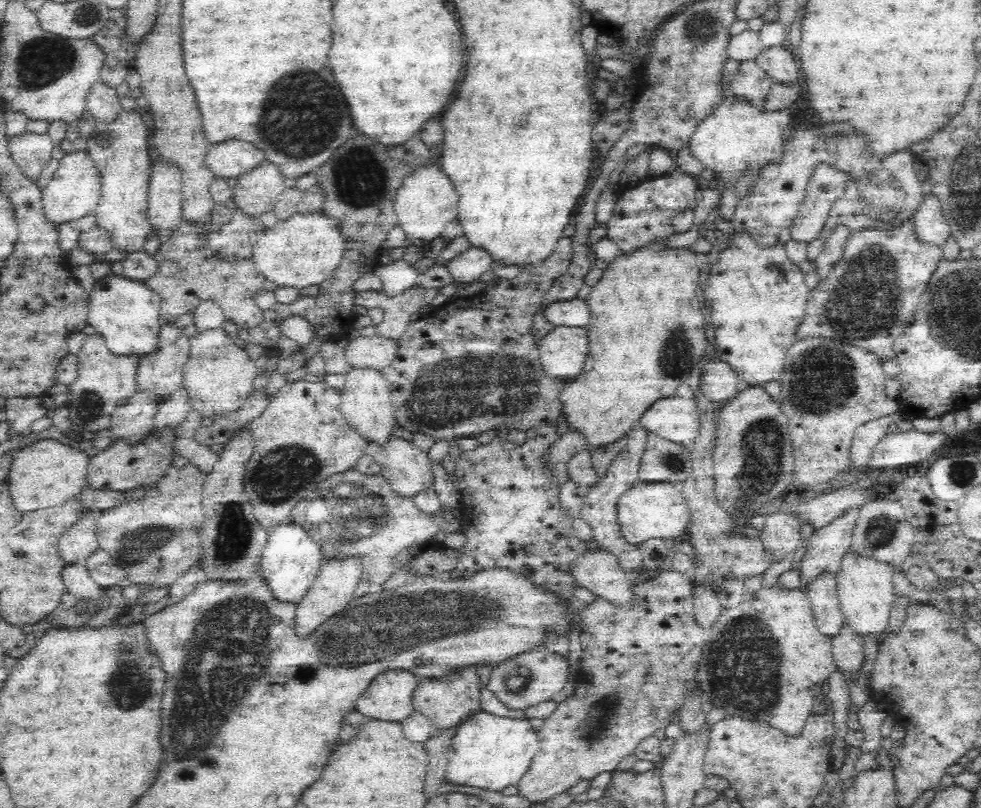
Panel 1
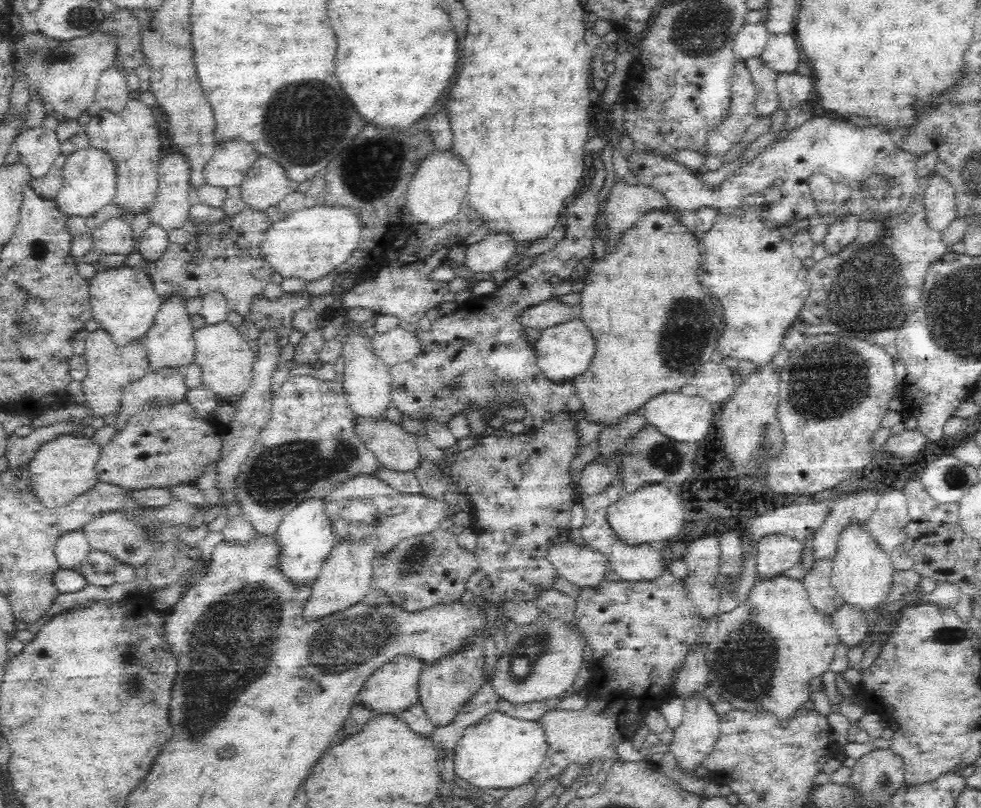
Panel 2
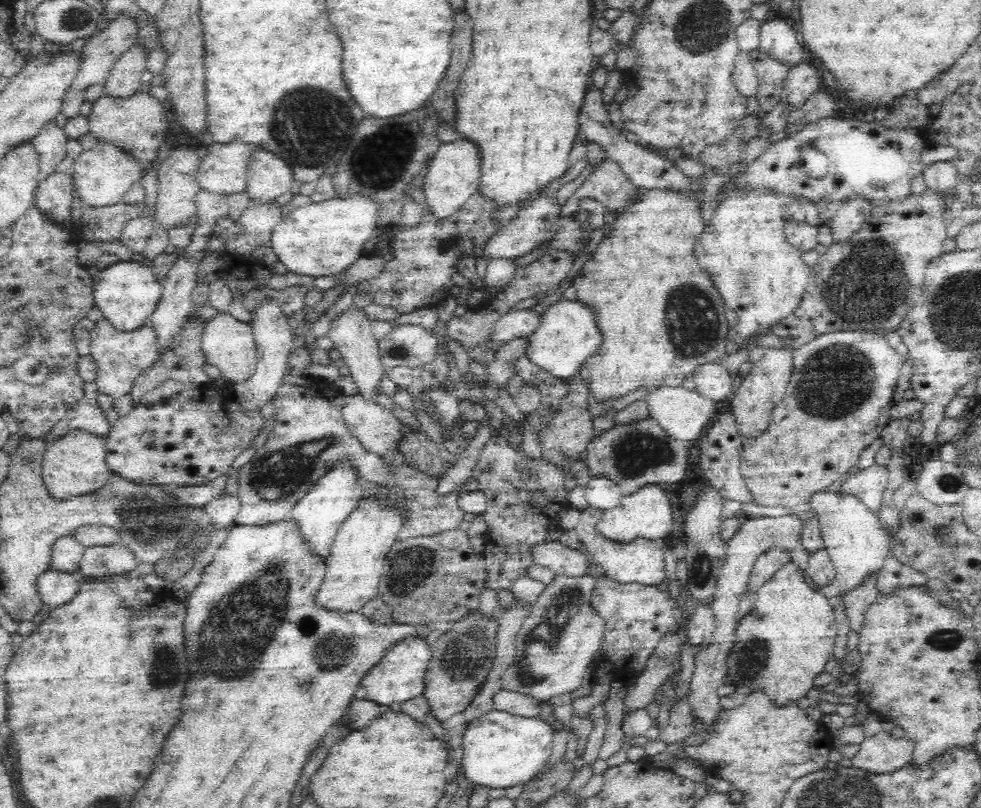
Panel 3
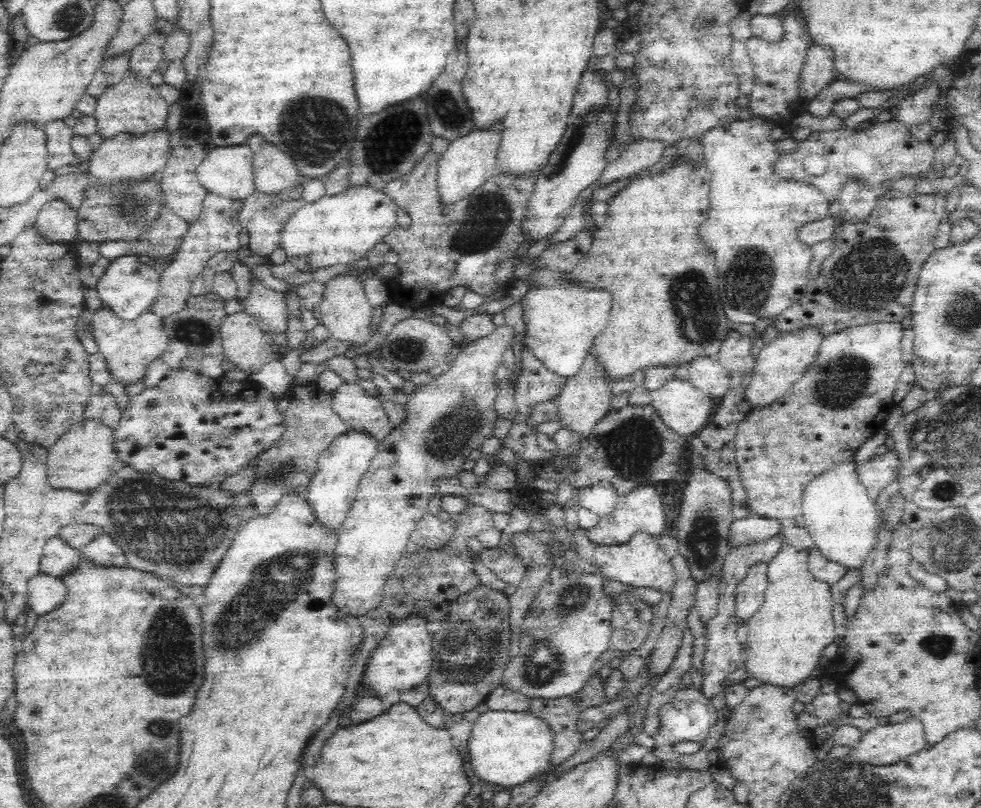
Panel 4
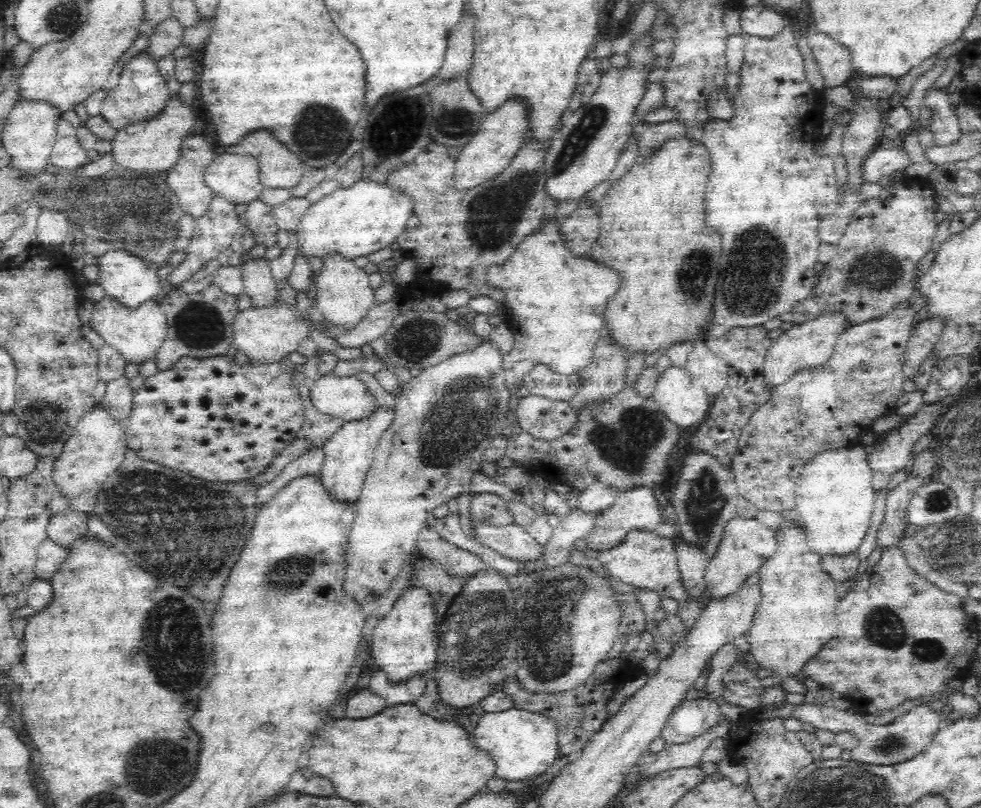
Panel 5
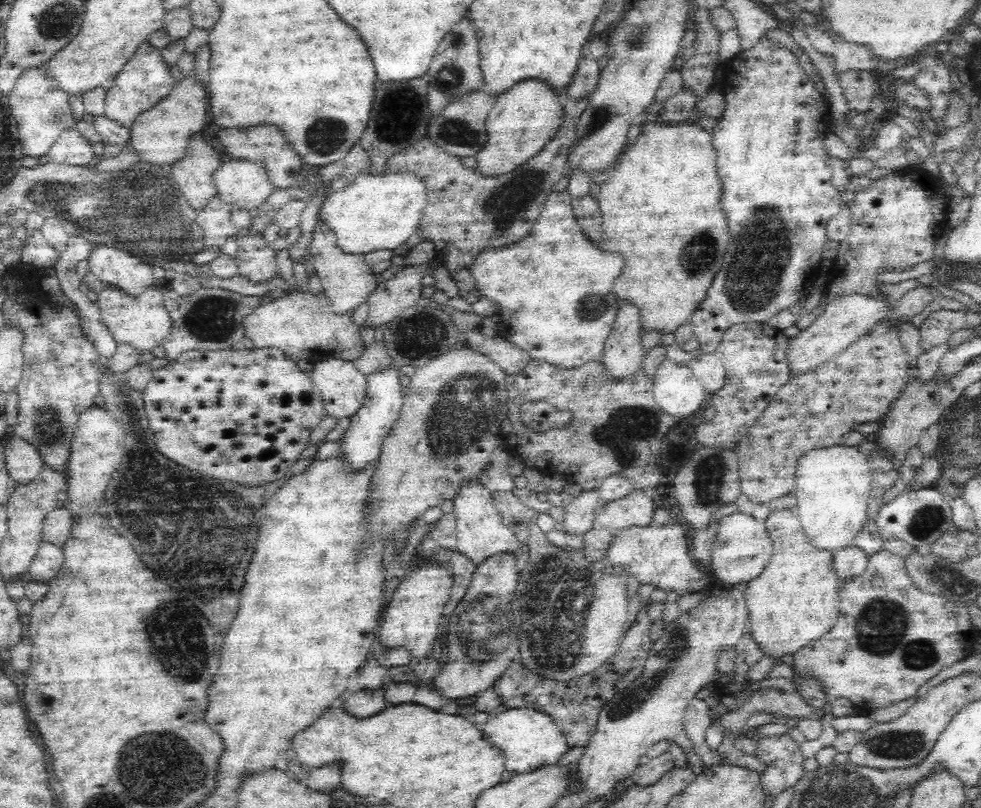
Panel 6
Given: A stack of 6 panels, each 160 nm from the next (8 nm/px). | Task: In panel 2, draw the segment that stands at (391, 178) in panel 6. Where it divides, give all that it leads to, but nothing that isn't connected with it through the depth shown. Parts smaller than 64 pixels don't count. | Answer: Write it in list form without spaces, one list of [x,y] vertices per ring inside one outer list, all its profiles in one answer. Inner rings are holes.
[[[304,206],[294,214],[272,222],[260,244],[260,255],[273,272],[282,278],[298,278],[302,282],[314,282],[326,277],[357,249],[361,226],[347,208]]]

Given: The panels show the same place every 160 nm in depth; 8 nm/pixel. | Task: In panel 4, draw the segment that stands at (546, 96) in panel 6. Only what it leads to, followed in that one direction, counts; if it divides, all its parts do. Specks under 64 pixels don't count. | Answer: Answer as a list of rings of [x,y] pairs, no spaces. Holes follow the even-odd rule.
[[[496,125],[488,130],[472,129],[463,137],[450,140],[448,148],[437,158],[436,190],[442,204],[451,205],[470,196],[476,188],[496,175],[495,158],[500,137],[501,126]]]

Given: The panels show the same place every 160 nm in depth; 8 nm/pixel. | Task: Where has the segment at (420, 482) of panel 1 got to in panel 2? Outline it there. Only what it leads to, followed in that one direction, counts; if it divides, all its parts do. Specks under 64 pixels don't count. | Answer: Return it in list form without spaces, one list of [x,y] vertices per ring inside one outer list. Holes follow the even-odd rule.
[[[386,417],[379,422],[355,418],[357,436],[373,453],[382,468],[394,472],[413,472],[421,466],[415,438]]]

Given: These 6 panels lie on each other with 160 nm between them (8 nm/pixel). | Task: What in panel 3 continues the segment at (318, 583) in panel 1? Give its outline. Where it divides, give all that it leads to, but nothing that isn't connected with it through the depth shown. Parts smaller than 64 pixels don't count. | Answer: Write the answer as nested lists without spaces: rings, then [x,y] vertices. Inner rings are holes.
[[[370,502],[354,508],[342,524],[328,558],[324,560],[325,576],[314,600],[318,608],[328,611],[358,611],[378,595],[377,588],[385,556],[397,540],[402,518],[401,514],[380,510]]]

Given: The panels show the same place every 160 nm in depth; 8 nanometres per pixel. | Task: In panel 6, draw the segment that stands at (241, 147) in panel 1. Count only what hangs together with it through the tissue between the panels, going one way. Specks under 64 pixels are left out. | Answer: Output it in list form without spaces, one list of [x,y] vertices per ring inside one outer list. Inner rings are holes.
[[[224,158],[221,165],[212,173],[217,195],[232,209],[250,210],[258,207],[272,192],[274,186],[269,183],[265,168],[259,161]]]

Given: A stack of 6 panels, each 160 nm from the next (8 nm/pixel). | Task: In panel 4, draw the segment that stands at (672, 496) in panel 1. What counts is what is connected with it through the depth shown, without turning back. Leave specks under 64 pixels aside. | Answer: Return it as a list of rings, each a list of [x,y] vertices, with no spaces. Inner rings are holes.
[[[640,486],[636,491],[620,497],[617,506],[608,516],[599,517],[599,521],[588,531],[588,537],[592,542],[601,545],[612,545],[630,542],[632,535],[638,531],[645,532],[654,538],[660,538],[664,534],[668,523],[664,506],[656,488],[652,486]]]

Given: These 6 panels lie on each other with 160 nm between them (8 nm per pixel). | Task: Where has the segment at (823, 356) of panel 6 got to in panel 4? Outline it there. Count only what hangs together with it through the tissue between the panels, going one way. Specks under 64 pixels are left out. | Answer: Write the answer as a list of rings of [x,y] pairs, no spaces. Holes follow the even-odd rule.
[[[811,326],[790,332],[790,334],[780,334],[764,346],[756,356],[753,366],[751,381],[747,389],[744,390],[743,404],[748,406],[750,411],[764,406],[774,404],[778,398],[783,397],[794,382],[798,382],[806,367],[812,362],[817,353],[820,341],[824,338],[816,329]]]

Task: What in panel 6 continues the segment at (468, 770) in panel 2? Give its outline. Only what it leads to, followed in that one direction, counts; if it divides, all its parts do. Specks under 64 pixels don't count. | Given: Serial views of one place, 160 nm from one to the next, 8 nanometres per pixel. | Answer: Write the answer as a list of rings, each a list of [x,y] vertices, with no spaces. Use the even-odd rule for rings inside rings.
[[[508,709],[494,718],[490,717],[484,724],[482,738],[490,746],[496,746],[504,752],[506,772],[515,776],[557,764],[560,757],[570,749],[555,722],[535,709]]]

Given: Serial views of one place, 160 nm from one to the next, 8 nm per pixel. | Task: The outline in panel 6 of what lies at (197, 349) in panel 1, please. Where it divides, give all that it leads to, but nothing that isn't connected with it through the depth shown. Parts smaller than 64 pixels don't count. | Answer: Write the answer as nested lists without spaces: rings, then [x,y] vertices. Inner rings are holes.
[[[294,290],[266,300],[247,314],[242,321],[243,335],[252,340],[253,348],[276,348],[293,361],[304,359],[314,364],[330,357],[351,361],[365,348],[352,314],[334,314],[323,293]]]

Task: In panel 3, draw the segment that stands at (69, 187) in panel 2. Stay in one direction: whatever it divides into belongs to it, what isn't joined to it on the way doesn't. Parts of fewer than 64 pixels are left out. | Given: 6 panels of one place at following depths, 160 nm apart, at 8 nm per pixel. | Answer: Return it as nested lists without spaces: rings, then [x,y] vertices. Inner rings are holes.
[[[96,143],[89,150],[83,150],[74,160],[70,171],[71,183],[73,184],[73,198],[76,198],[83,208],[100,208],[103,206],[116,205],[136,182],[140,182],[144,172],[117,146]]]

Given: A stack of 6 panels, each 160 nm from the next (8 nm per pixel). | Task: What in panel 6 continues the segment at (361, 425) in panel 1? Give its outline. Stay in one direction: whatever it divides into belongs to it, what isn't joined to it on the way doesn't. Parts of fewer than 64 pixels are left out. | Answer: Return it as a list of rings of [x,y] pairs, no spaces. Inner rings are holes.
[[[314,226],[313,240],[308,250],[312,254],[313,267],[320,279],[323,296],[327,298],[334,314],[354,313],[356,308],[366,304],[379,283],[379,277],[364,263],[363,255],[346,254],[337,246],[337,239],[331,230],[323,226]]]

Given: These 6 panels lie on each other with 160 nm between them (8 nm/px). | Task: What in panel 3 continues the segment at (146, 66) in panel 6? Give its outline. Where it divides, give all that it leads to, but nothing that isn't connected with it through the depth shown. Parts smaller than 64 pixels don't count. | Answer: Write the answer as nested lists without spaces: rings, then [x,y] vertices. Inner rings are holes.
[[[137,91],[126,100],[101,96],[92,104],[93,109],[88,119],[89,132],[97,138],[97,142],[105,142],[117,146],[141,168],[144,174],[156,166],[158,148],[164,142],[167,130],[167,120],[164,106],[149,93]]]

